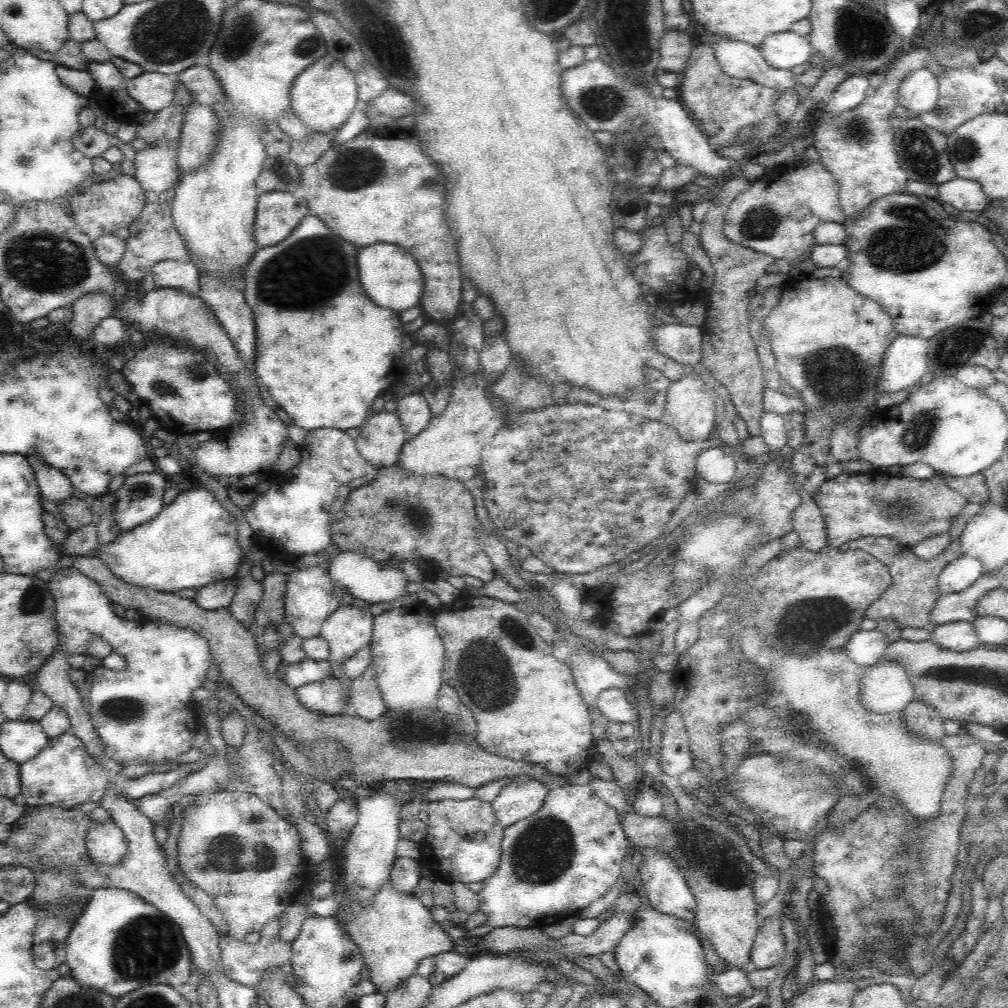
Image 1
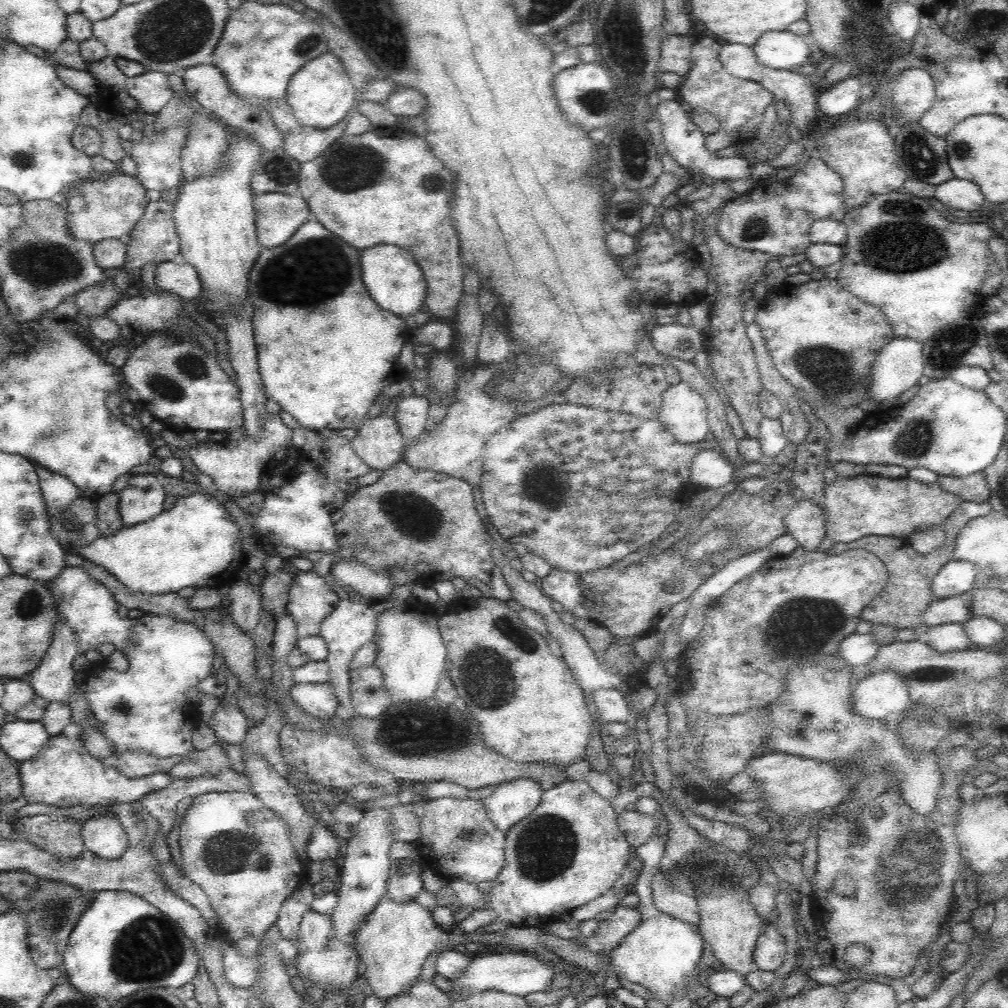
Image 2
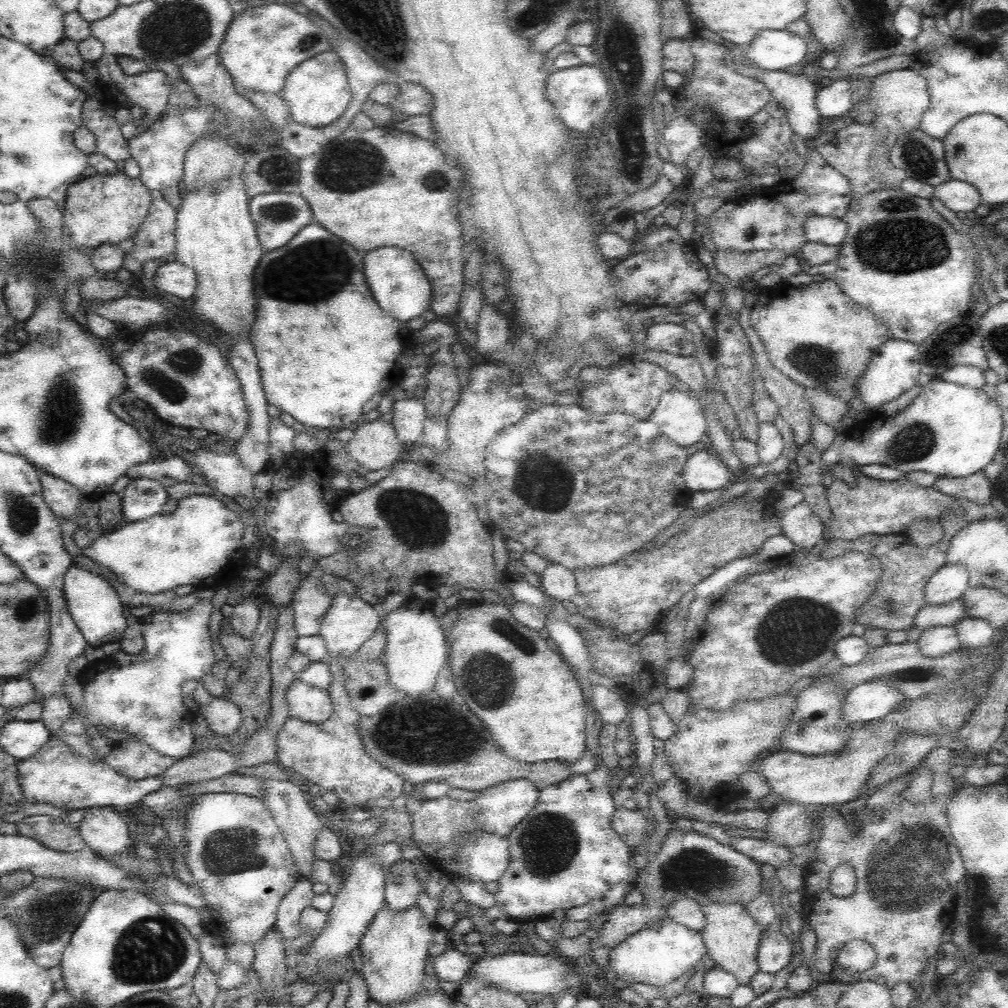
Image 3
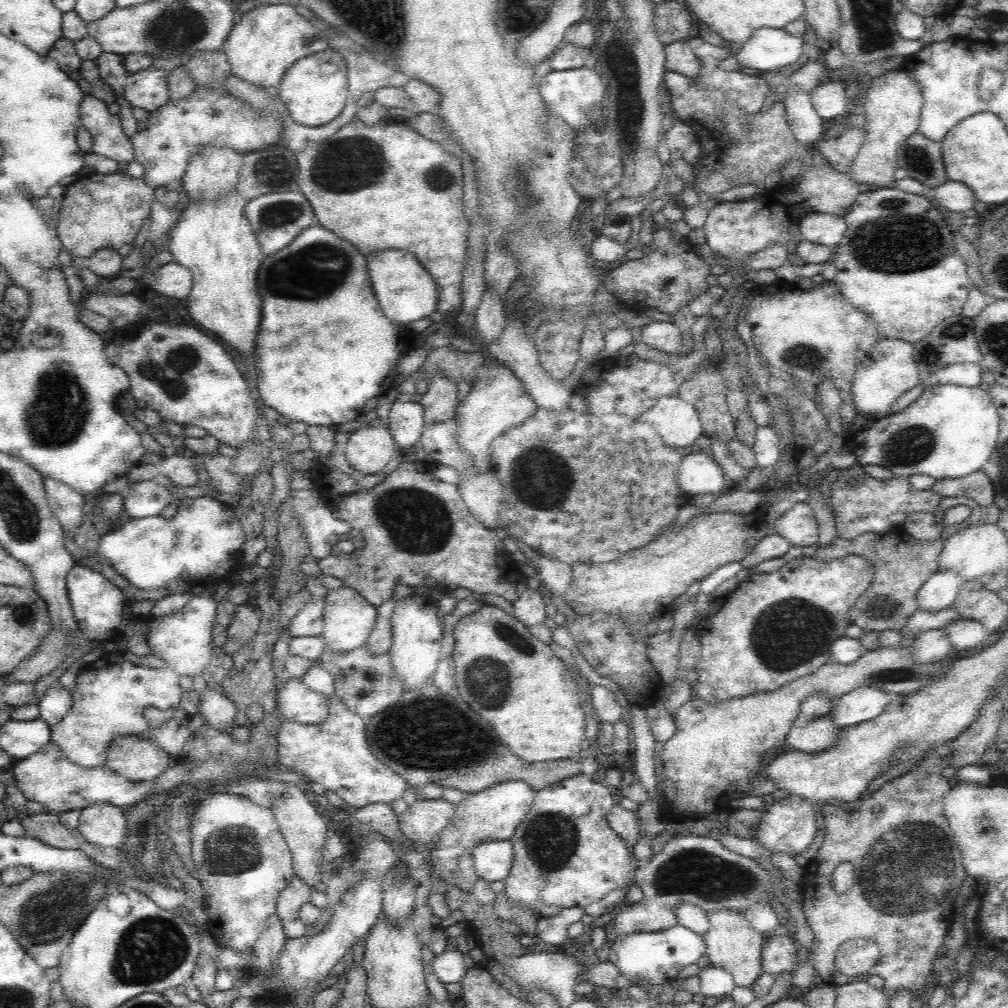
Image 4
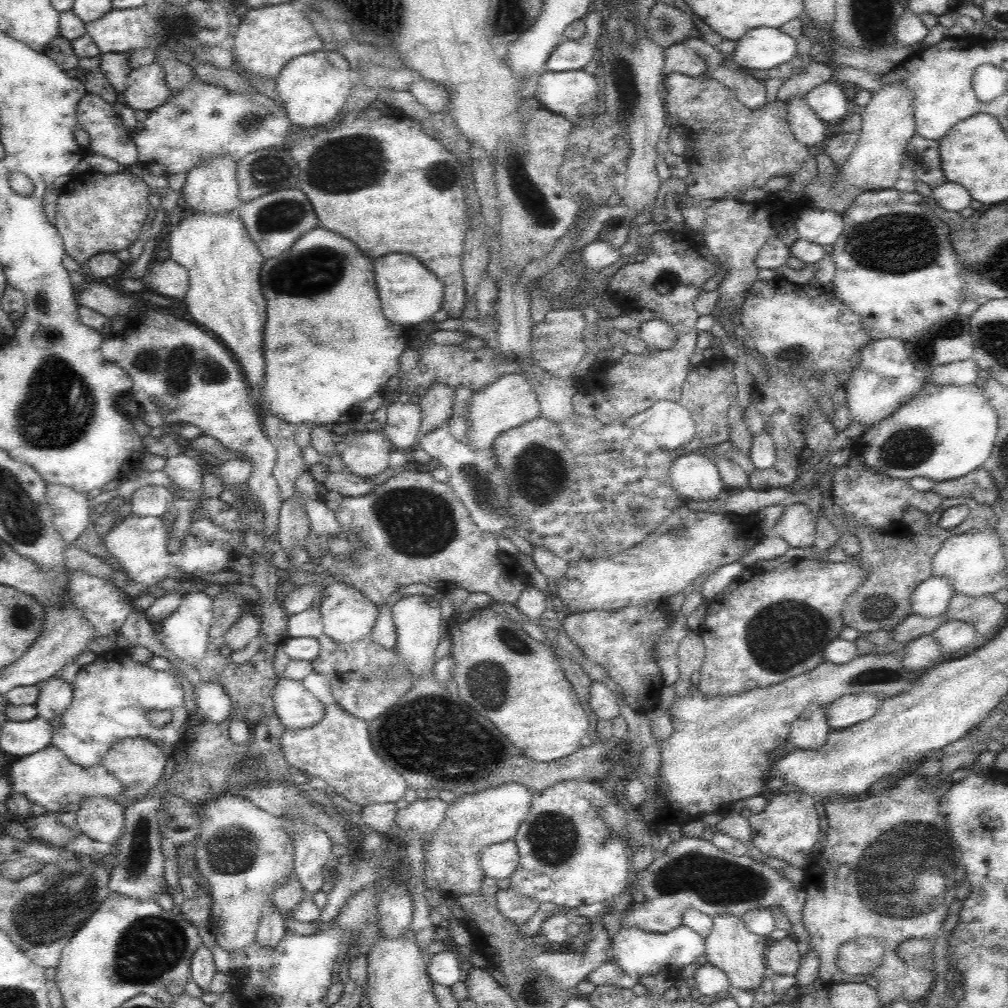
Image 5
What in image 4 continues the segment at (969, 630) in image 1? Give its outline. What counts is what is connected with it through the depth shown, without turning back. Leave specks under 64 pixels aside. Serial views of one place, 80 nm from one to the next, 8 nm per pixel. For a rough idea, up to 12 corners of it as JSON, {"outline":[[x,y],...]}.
{"outline":[[942,628],[914,637],[914,659],[931,664],[953,650]]}

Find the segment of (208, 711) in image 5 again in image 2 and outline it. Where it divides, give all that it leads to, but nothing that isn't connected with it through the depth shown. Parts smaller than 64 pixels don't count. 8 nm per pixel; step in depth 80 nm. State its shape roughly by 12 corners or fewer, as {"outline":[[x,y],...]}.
{"outline":[[233,700],[218,707],[217,742],[241,745],[250,726]]}

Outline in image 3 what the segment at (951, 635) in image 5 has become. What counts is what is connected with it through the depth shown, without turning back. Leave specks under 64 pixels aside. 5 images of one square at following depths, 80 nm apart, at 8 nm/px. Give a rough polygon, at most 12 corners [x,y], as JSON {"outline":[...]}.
{"outline":[[966,617],[956,624],[962,648],[991,648],[998,629]]}

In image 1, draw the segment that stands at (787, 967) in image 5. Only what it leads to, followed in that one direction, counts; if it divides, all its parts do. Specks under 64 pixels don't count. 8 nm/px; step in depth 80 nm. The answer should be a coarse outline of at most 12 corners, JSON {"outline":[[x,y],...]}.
{"outline":[[780,916],[758,926],[750,956],[756,969],[783,962]]}

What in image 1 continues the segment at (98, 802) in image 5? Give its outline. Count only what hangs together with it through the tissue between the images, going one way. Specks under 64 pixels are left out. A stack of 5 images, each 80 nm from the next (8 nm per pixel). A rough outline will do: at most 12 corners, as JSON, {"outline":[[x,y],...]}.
{"outline":[[112,820],[92,823],[85,838],[98,868],[120,862],[128,841]]}

